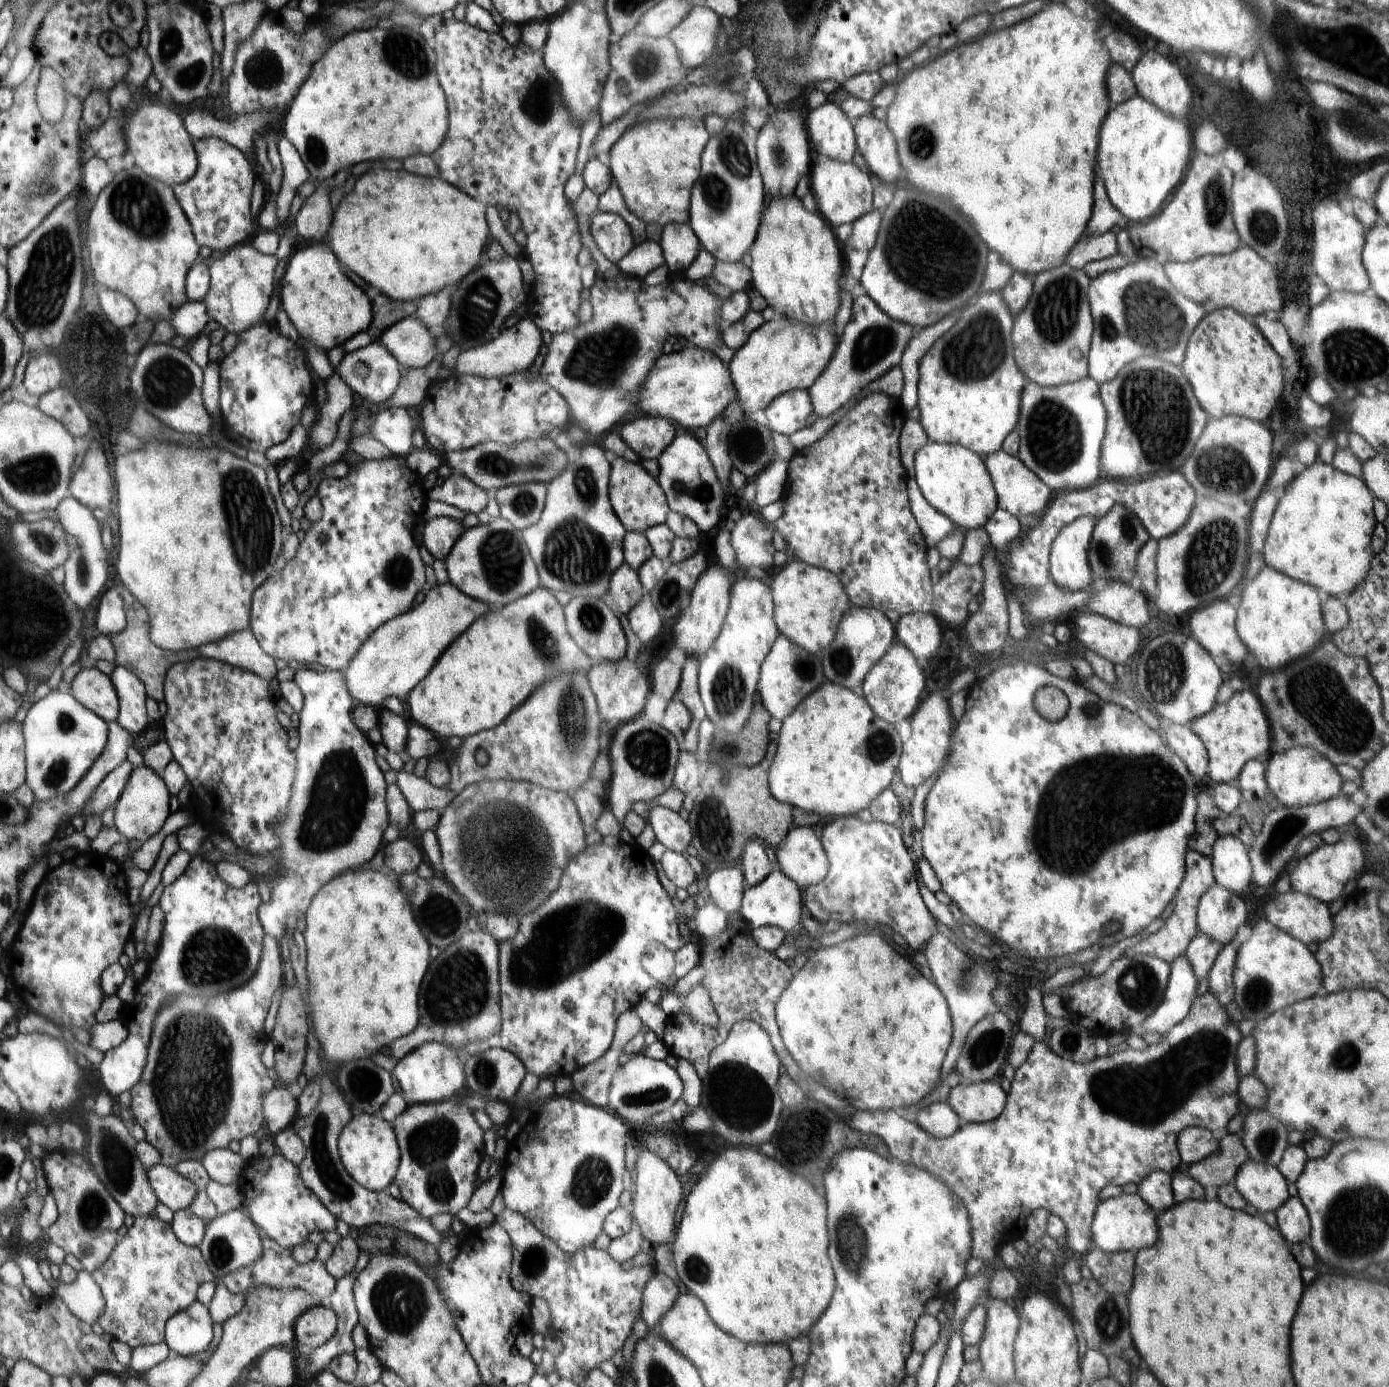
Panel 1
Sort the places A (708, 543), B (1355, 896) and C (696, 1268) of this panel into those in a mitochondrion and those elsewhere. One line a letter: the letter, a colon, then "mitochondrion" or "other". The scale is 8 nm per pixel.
A: other
B: other
C: mitochondrion

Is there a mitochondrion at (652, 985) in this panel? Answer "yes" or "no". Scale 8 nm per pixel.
no

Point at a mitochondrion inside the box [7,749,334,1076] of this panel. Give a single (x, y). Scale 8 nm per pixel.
(214, 956)

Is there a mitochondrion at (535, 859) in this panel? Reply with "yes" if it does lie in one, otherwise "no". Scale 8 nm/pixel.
yes

